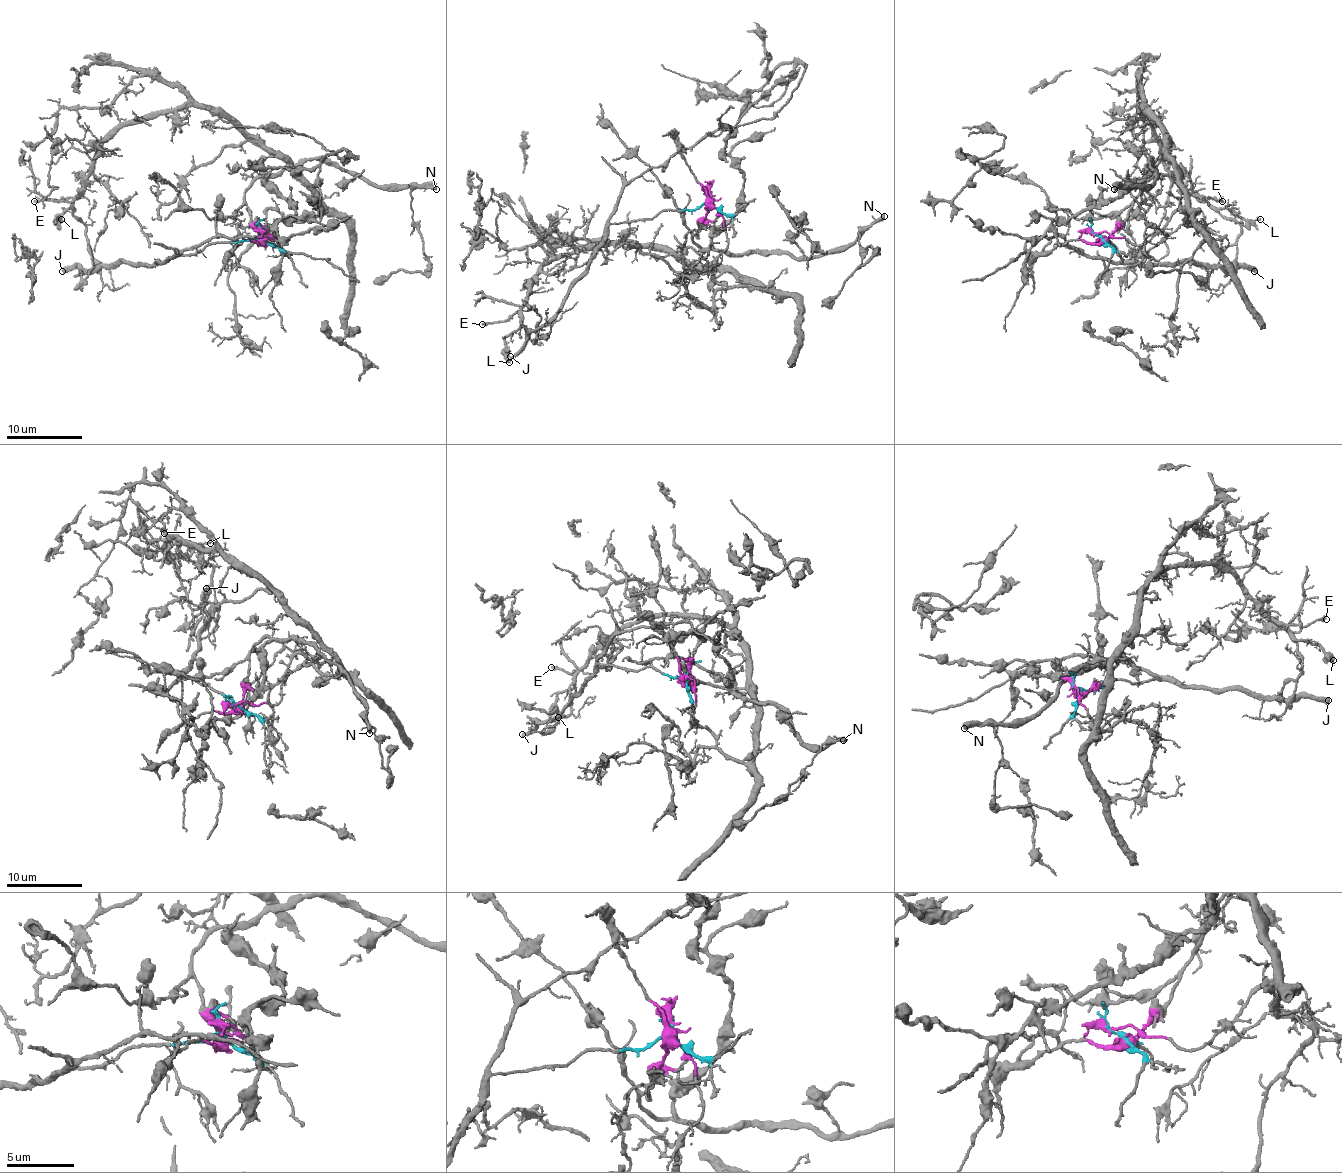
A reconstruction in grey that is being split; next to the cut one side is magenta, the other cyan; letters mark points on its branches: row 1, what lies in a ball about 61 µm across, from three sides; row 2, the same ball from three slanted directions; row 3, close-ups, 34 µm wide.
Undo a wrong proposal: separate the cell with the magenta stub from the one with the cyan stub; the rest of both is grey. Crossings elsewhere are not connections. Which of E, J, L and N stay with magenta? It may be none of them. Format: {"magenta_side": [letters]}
{"magenta_side": ["E", "L", "N"]}

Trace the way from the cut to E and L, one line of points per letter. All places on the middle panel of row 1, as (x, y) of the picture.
E: (710, 200), (727, 234), (714, 278), (765, 289), (655, 245), (599, 243), (559, 253), (523, 306), (481, 325)
L: (710, 200), (727, 234), (714, 278), (765, 289), (655, 245), (559, 253), (506, 338), (510, 363)

